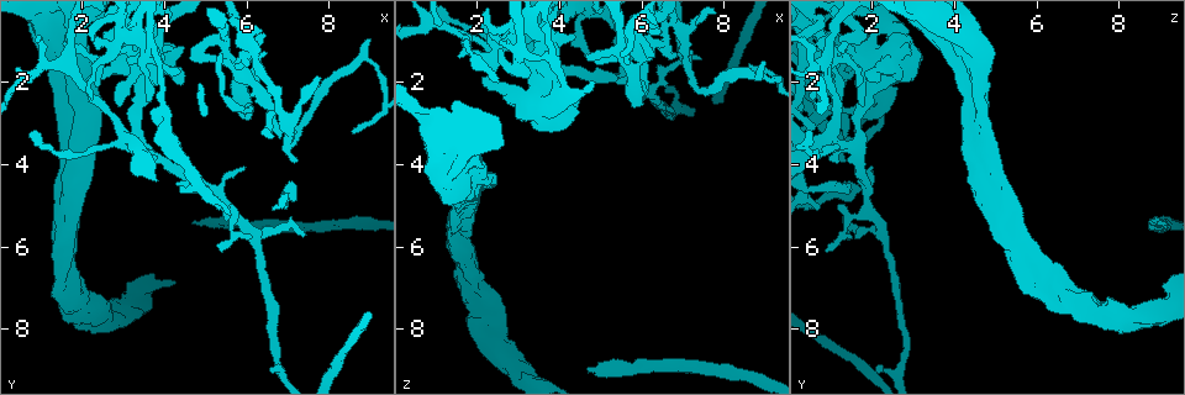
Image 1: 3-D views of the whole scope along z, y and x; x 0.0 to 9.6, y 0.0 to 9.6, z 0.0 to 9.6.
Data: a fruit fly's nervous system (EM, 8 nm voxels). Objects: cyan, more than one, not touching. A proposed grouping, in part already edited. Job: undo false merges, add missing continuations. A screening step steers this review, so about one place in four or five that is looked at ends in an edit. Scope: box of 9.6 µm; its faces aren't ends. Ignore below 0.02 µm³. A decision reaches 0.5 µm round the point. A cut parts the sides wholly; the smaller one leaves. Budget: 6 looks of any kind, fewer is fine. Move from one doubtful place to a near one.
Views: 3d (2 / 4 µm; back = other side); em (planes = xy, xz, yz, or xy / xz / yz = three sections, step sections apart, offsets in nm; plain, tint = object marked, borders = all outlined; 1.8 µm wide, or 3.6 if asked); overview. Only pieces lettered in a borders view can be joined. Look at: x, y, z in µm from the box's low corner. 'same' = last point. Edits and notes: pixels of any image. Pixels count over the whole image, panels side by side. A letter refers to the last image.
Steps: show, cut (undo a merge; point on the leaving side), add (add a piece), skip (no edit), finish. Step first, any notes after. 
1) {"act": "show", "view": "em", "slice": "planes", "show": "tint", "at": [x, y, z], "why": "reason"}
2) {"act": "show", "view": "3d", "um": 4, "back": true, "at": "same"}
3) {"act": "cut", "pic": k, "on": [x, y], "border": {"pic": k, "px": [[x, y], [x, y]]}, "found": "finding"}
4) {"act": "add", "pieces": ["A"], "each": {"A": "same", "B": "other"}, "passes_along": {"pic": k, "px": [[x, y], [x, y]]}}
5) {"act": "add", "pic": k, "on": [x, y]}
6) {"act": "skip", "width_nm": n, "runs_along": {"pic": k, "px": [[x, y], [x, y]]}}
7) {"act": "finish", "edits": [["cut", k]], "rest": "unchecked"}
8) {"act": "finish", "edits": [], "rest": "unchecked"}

{"act": "show", "view": "em", "slice": "xz", "step": 16, "show": "borders", "at": [5.55, 1.60, 1.20]}

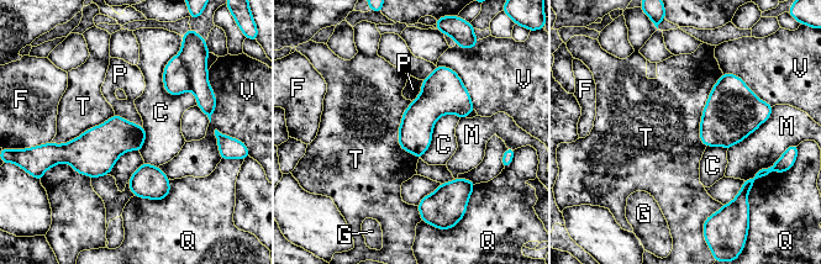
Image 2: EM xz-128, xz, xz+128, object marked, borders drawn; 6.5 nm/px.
{"act": "skip", "longest_contact_nm": ["T", 500], "each": {"C": "other", "F": "other", "G": "other", "M": "other", "P": "other", "Q": "other", "T": "other", "V": "other"}, "border": {"pic": 2, "px": [[722, 73], [700, 122], [705, 146]]}, "found": "continuous, no second neuron"}

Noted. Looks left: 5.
{"act": "show", "view": "em", "slice": "xz", "step": 4, "show": "borders", "at": [7.35, 5.70, 1.45], "why": "branch stops here"}

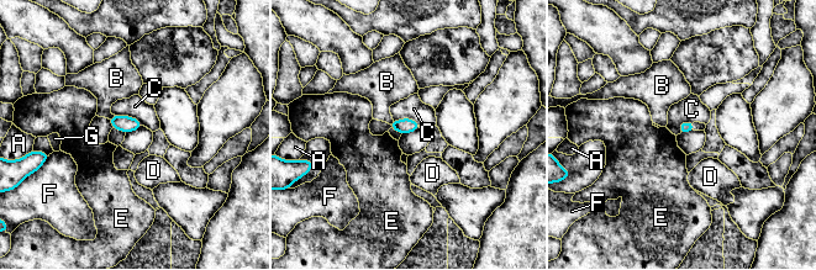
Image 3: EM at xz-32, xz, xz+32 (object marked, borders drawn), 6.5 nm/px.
{"act": "skip", "each": {"A": "other", "B": "other", "C": "other", "D": "other", "E": "other", "F": "other", "G": "other"}, "border": {"pic": 3, "px": [[114, 114], [135, 117], [143, 125]]}, "found": "no lettered piece goes on from it"}

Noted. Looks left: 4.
{"act": "show", "view": "em", "slice": "planes", "show": "borders", "at": [5.55, 4.90, 1.25], "why": "tapers out"}

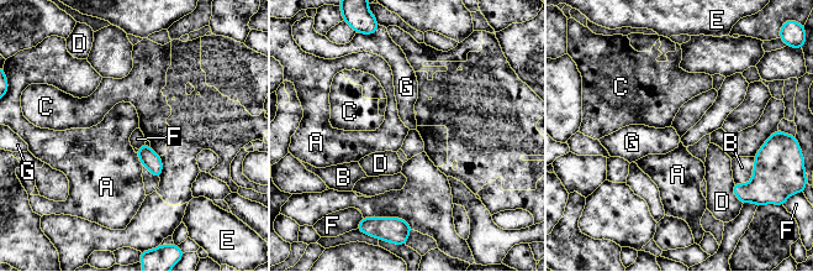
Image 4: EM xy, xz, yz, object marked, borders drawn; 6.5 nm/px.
{"act": "skip", "width_nm": 100, "each": {"A": "other", "B": "other", "C": "other", "D": "other", "E": "other", "F": "other", "G": "other"}, "border": {"pic": 4, "px": [[144, 142], [137, 148]]}, "found": "no lettered piece goes on from it"}

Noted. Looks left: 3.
{"act": "finish", "edits": [], "rest": "unchecked"}

